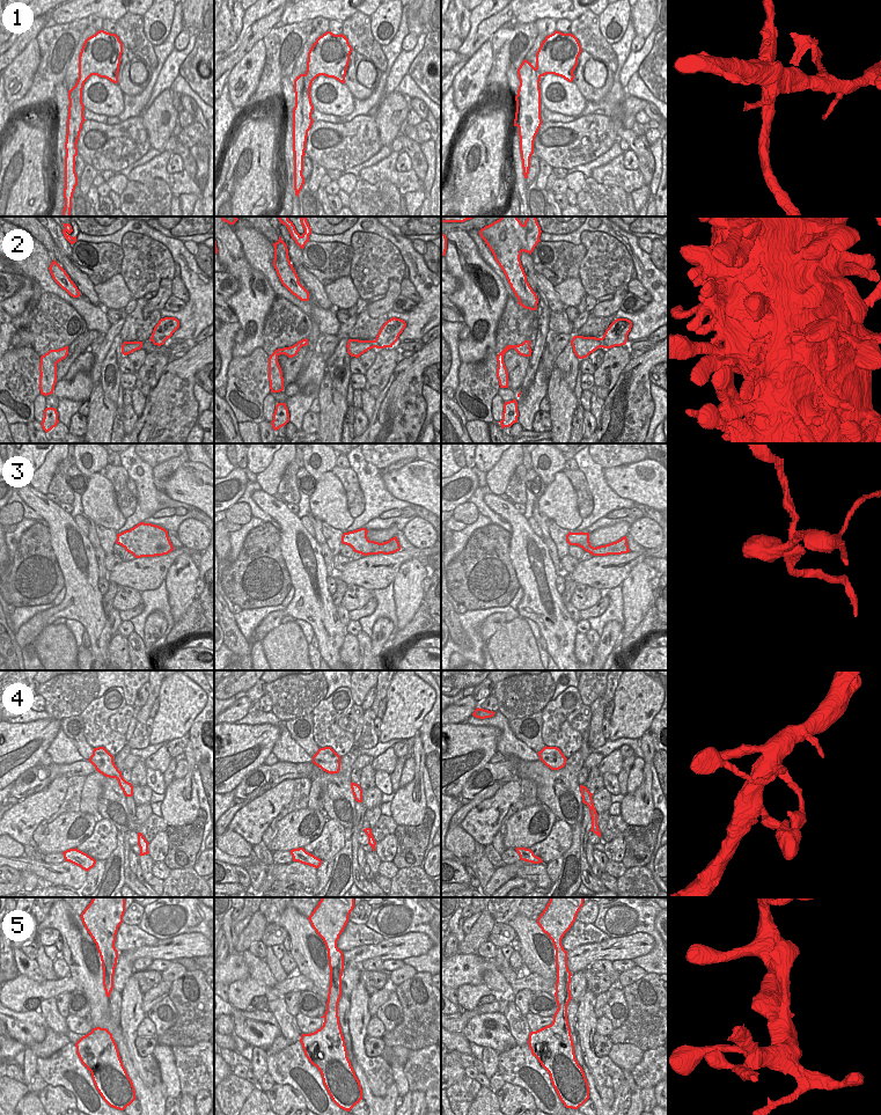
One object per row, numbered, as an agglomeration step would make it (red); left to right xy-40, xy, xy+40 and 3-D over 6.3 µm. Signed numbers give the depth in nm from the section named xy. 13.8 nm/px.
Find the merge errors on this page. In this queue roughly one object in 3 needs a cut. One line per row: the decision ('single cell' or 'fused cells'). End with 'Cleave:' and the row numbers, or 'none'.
1: fused cells
2: single cell
3: fused cells
4: single cell
5: single cell
Cleave: 1, 3

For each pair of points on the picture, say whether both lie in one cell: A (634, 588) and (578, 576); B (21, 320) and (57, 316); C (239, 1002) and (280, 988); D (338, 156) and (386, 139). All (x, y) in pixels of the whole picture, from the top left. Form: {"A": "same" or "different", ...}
{"A": "different", "B": "different", "C": "same", "D": "different"}

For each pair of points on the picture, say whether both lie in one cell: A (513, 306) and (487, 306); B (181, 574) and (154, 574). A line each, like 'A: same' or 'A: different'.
A: different
B: different

